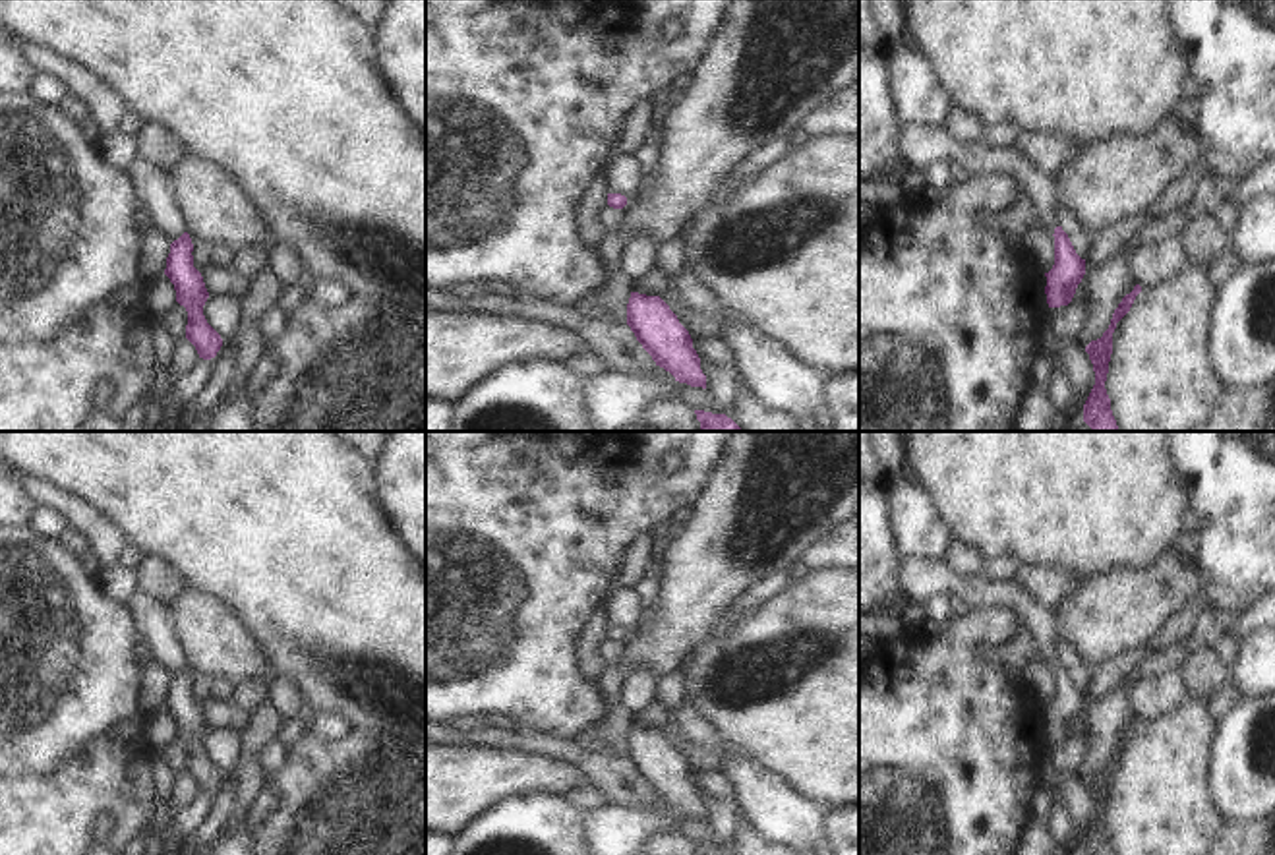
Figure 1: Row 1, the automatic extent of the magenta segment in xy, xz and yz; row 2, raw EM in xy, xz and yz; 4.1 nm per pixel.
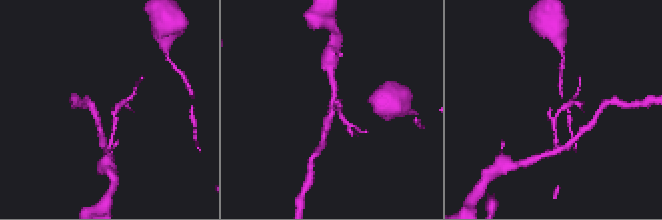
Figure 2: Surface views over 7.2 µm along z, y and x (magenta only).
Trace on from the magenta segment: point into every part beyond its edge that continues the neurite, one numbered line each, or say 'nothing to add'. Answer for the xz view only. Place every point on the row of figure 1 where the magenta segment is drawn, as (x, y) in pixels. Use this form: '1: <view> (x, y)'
nothing to add

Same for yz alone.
1: yz (921, 146)

